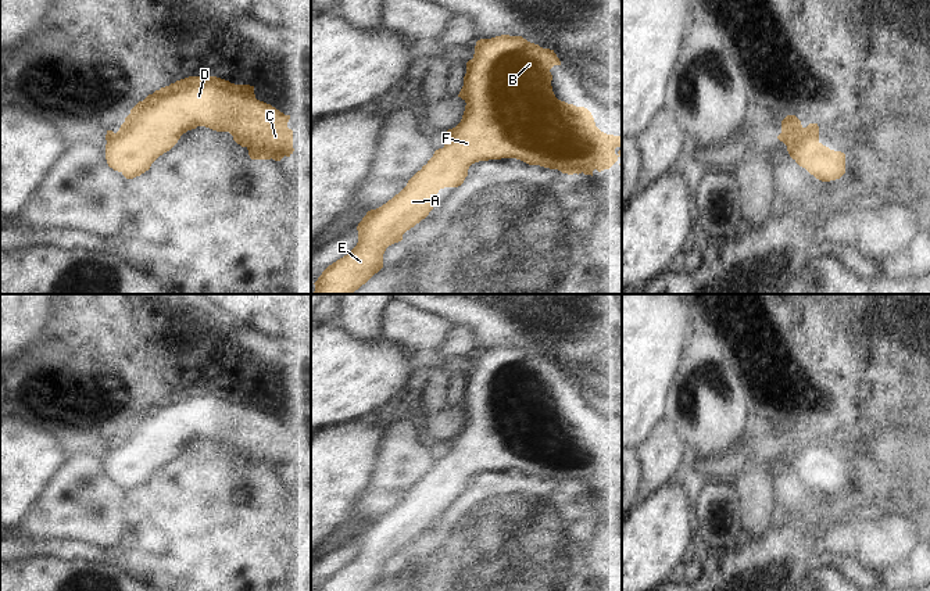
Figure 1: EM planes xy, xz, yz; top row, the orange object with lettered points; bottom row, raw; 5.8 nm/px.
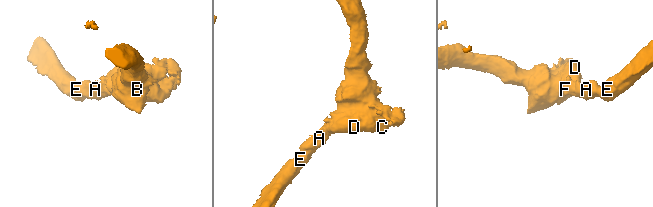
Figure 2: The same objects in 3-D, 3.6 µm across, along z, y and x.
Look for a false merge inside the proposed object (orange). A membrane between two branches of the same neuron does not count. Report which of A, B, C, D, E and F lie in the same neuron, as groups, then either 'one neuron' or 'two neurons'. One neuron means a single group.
A B C D E F | one neuron

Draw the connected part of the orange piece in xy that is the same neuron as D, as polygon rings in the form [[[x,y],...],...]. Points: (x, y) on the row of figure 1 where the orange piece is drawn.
[[[189,76],[139,101],[117,133],[107,130],[105,160],[110,168],[121,172],[126,179],[133,179],[149,171],[183,133],[205,126],[217,132],[229,132],[237,144],[248,150],[251,160],[280,161],[294,151],[293,130],[287,128],[289,119],[290,115],[257,100],[254,86],[235,85],[217,76]]]

